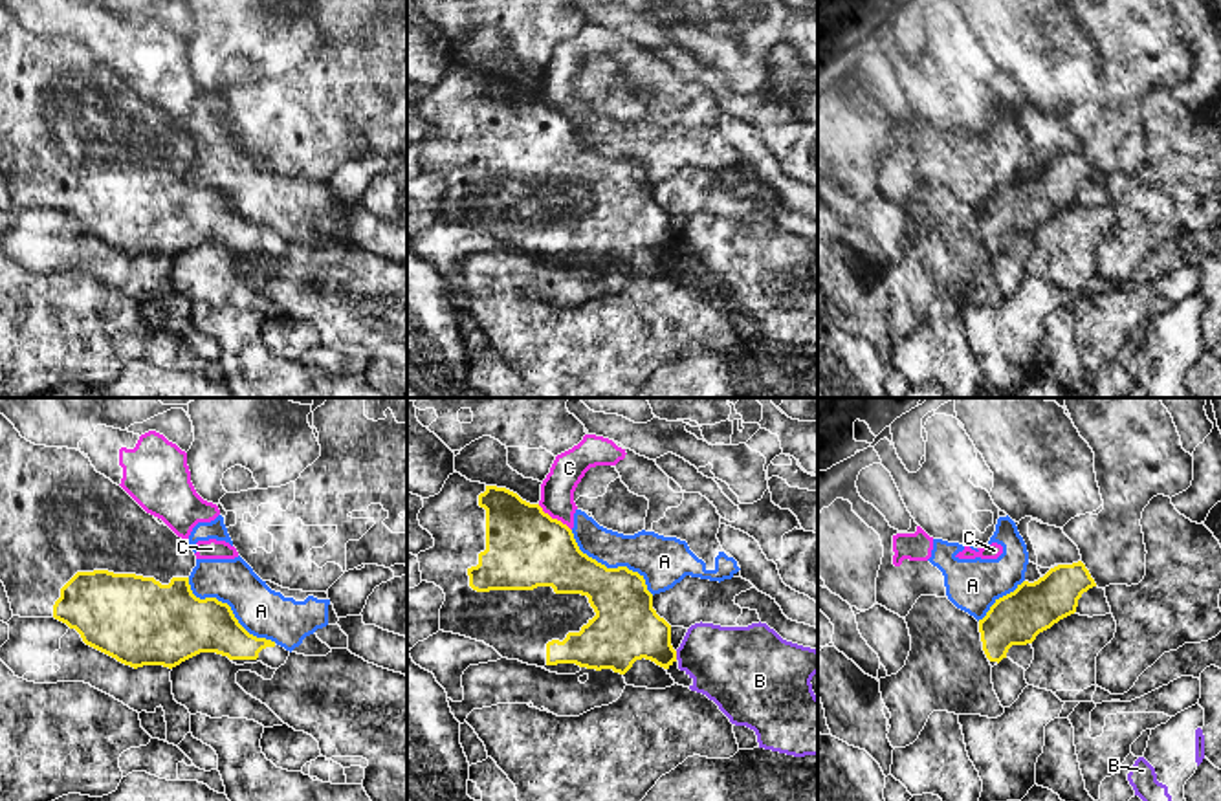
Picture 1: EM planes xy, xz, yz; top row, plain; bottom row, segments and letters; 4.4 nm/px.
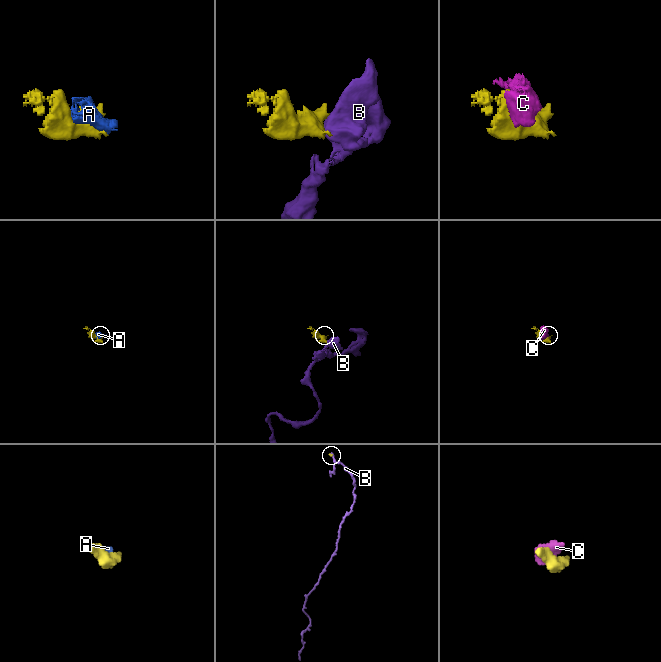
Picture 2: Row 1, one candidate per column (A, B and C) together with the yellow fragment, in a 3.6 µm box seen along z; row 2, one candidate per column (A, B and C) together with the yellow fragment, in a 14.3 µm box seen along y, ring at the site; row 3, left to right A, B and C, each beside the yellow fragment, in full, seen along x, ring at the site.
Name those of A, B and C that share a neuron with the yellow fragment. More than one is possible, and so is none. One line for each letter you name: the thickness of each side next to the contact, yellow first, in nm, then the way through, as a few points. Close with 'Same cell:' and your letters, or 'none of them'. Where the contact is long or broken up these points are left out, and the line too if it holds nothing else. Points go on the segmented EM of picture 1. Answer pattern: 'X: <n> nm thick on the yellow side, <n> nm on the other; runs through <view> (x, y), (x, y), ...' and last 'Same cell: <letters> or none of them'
Same cell: none of them

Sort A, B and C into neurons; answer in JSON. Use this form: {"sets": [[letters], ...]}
{"sets": [["A", "C"], ["B"]]}

